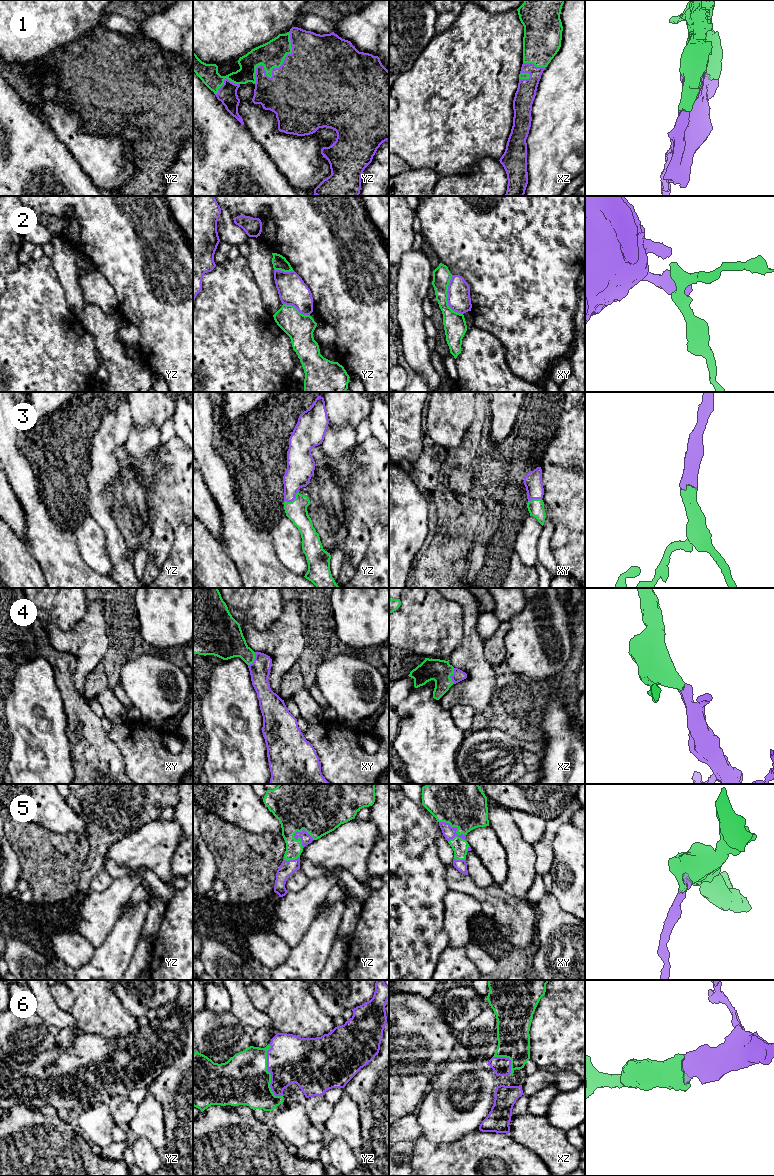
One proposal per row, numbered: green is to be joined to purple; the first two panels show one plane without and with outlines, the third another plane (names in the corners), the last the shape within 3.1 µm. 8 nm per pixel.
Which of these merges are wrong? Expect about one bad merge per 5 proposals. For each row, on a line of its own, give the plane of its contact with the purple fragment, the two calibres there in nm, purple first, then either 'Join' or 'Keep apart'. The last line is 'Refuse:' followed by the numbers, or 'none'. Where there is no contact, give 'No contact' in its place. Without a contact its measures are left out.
1: Touches purple in yz. Thickness 460 nm (purple) against 220 nm. Join
2: Touches purple in xy. Thickness 180 nm (purple) against 180 nm. Keep apart
3: Touches purple in yz. Thickness 220 nm (purple) against 170 nm. Join
4: Touches purple in xz. Thickness 90 nm (purple) against 180 nm. Join
5: Touches purple in xy. Thickness 100 nm (purple) against 440 nm. Join
6: Touches purple in yz. Thickness 380 nm (purple) against 400 nm. Join
Refuse: 2

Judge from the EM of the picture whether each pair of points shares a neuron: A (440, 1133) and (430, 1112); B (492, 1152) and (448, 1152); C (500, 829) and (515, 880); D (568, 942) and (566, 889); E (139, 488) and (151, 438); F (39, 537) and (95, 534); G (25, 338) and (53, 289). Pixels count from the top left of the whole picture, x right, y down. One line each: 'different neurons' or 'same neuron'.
A: same neuron
B: same neuron
C: same neuron
D: different neurons
E: same neuron
F: different neurons
G: same neuron

